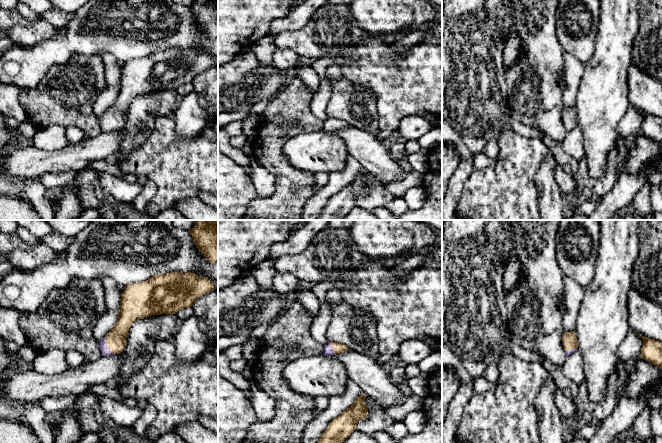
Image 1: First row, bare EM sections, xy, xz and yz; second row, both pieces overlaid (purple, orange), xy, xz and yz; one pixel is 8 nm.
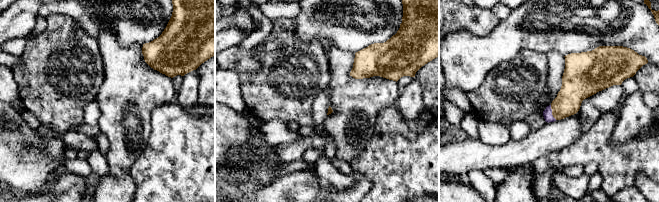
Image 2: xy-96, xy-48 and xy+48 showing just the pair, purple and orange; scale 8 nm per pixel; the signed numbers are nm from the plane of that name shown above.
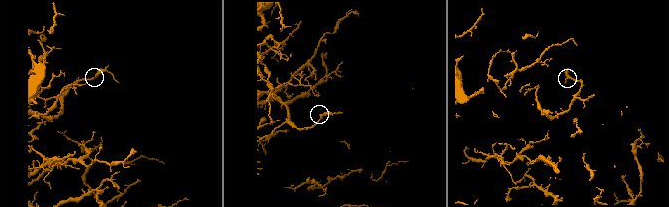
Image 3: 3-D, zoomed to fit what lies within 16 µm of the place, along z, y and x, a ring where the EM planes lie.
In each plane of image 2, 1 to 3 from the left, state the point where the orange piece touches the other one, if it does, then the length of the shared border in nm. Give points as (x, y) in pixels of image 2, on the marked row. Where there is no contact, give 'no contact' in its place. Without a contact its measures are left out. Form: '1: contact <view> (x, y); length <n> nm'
1: no contact
2: no contact
3: contact xy+48 (551, 112); length 130 nm

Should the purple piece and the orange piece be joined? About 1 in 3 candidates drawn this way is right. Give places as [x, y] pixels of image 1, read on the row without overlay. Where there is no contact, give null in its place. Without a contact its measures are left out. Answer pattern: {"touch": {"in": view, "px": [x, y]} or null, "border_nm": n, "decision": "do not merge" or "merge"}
{"touch": {"in": "xy", "px": [106, 122]}, "border_nm": 170, "decision": "merge"}

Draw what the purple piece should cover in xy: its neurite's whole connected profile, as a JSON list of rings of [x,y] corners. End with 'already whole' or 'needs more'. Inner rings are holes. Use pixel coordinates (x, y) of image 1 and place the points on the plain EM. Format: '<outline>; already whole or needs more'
[[[193,48],[156,50],[147,57],[125,62],[116,101],[99,119],[101,132],[116,131],[124,125],[129,105],[136,96],[152,91],[176,90],[181,85],[192,83],[198,74],[212,66],[212,57],[207,53],[198,53]]]; needs more

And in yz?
[[[575,106],[567,108],[563,111],[562,121],[567,132],[572,131],[578,126],[578,119]]]; needs more

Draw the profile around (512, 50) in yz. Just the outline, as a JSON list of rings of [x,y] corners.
[[[512,28],[510,34],[507,36],[503,48],[503,63],[506,69],[514,66],[519,62],[522,54],[522,42],[518,32]]]

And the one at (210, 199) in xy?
[[[204,192],[199,194],[198,198],[213,209],[218,210],[218,195]]]

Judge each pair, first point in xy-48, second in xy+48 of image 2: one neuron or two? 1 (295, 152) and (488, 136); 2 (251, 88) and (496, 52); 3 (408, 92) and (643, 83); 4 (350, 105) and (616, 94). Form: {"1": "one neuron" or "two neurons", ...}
{"1": "two neurons", "2": "two neurons", "3": "two neurons", "4": "one neuron"}

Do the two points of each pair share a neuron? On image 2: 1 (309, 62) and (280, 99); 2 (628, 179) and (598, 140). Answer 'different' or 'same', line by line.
1: same
2: same

